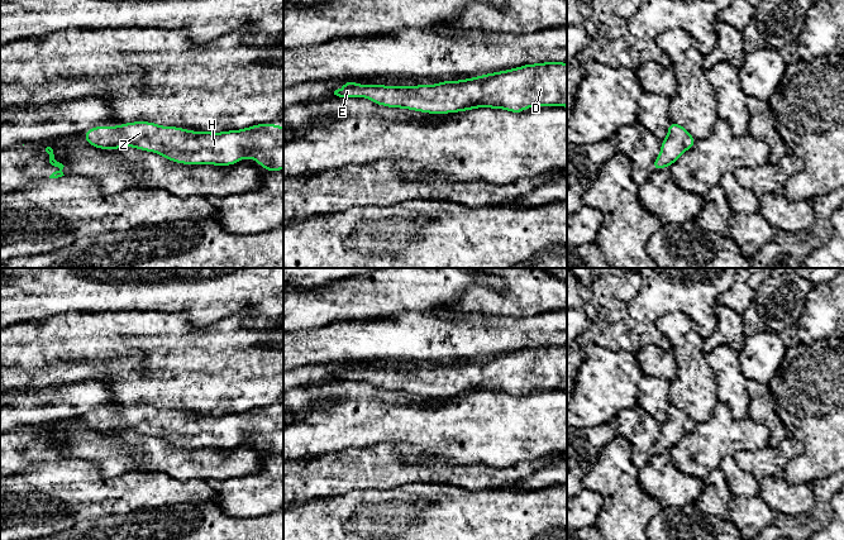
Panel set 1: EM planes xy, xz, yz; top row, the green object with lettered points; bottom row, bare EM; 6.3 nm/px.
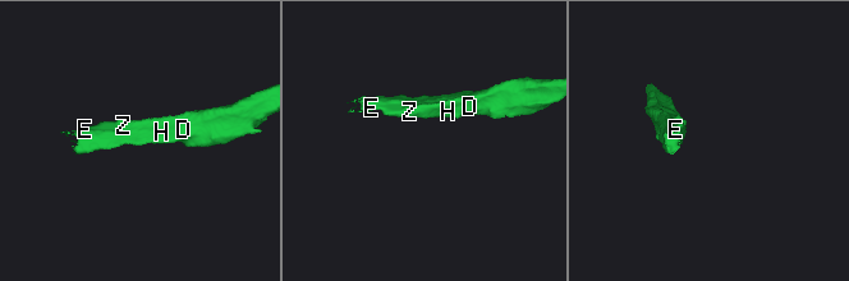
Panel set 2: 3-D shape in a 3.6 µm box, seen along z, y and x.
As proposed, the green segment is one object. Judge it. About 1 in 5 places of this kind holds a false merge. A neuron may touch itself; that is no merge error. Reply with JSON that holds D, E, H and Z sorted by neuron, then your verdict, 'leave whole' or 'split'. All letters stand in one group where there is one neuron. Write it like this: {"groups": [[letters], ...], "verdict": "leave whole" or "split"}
{"groups": [["D", "E", "H", "Z"]], "verdict": "leave whole"}

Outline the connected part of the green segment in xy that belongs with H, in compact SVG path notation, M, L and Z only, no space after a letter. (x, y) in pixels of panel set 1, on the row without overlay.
M133 405L95 410L82 420L99 433L134 430L181 448L232 449L252 441L268 455L283 453L283 410L273 406L213 416Z

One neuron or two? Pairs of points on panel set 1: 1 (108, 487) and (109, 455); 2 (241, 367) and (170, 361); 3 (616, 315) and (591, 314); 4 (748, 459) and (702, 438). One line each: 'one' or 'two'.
1: two
2: one
3: two
4: two

